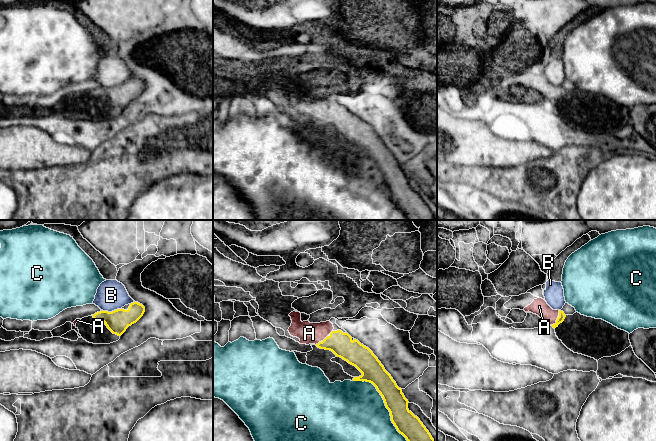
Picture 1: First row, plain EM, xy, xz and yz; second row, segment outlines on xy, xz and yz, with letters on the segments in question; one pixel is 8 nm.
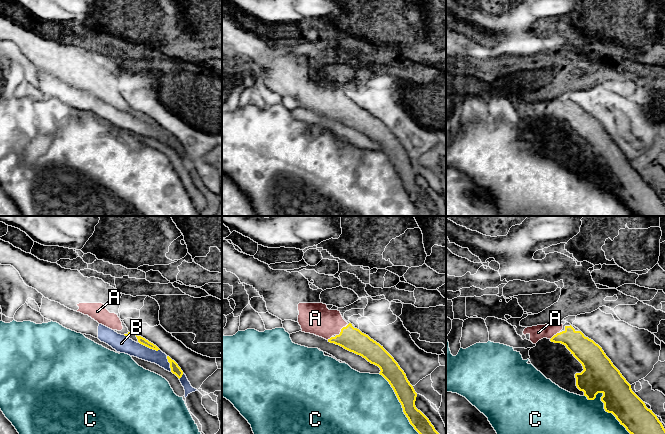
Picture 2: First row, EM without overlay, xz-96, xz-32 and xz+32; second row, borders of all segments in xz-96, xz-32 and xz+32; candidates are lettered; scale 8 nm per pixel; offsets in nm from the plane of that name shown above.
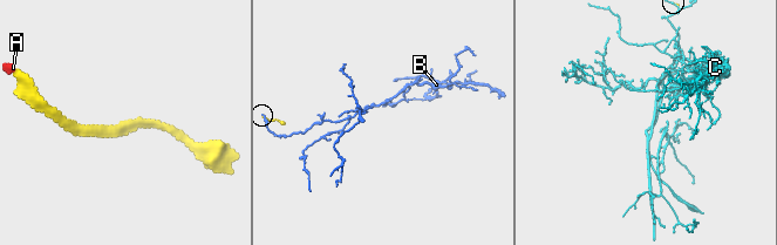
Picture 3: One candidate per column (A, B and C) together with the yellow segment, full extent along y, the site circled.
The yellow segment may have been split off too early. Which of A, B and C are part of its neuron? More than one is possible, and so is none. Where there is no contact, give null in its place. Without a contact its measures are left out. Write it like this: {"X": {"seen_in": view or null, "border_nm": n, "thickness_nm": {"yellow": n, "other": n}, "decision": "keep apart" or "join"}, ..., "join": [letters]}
{"A": {"seen_in": "yz", "border_nm": 90, "thickness_nm": {"yellow": 60, "other": 140}, "decision": "join"}, "B": {"seen_in": "xy", "border_nm": 150, "thickness_nm": {"yellow": 190, "other": 240}, "decision": "keep apart"}, "C": {"seen_in": "xz", "border_nm": 700, "thickness_nm": {"yellow": 190, "other": 500}, "decision": "keep apart"}, "join": ["A"]}

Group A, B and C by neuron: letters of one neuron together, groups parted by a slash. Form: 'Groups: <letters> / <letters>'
Groups: A / B / C

